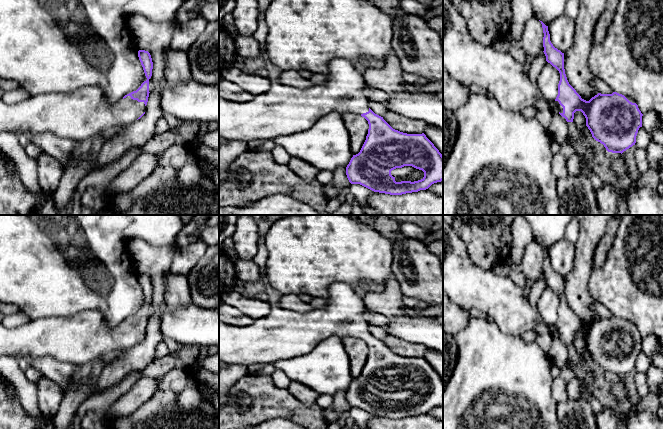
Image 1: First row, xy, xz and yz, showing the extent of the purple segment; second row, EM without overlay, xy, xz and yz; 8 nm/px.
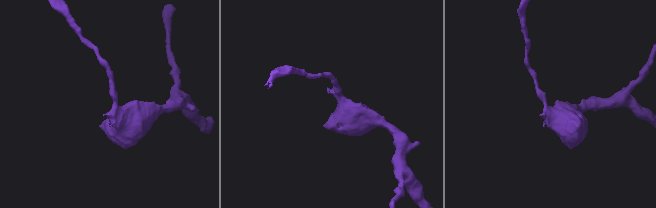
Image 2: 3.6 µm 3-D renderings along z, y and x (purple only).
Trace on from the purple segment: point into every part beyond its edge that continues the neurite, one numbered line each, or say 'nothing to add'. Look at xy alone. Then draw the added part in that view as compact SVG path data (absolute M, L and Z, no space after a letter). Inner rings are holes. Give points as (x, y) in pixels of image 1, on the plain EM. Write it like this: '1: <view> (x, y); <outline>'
1: xy (77, 339); M86 310L75 315L55 315L29 320L26 324L8 329L0 323L0 357L46 358L81 366L97 358L107 357L135 346L146 334L144 326L130 320L110 327L98 310Z

